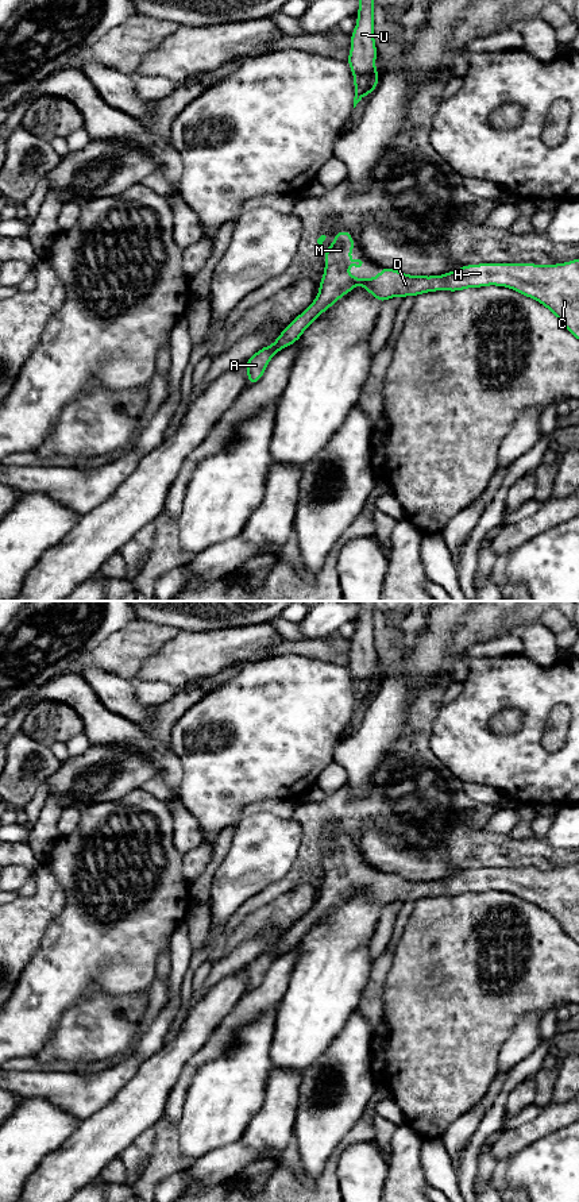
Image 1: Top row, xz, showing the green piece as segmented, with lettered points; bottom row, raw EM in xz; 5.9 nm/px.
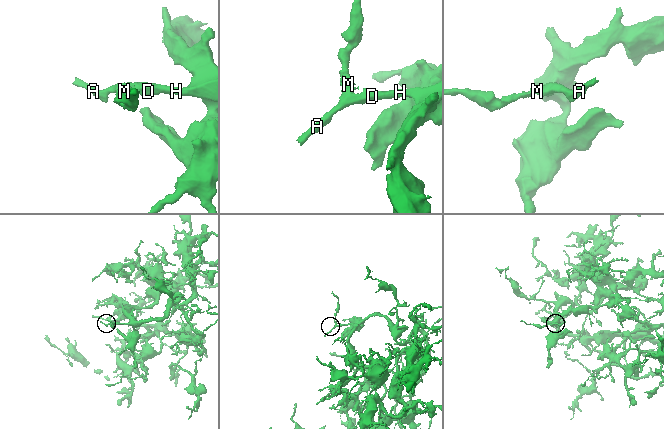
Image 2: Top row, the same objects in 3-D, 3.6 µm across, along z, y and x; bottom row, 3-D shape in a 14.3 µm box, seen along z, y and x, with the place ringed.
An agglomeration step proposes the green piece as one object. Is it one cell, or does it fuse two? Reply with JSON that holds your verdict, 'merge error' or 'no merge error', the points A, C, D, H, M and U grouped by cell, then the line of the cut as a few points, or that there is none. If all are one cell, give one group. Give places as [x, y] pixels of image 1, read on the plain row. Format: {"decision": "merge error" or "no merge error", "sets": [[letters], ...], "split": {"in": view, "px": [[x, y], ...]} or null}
{"decision": "no merge error", "sets": [["A", "C", "D", "H", "M", "U"]], "split": null}

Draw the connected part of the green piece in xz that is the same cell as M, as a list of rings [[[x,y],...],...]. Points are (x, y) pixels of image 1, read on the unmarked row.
[[[337,836],[331,854],[324,858],[325,875],[319,901],[301,917],[271,951],[262,952],[246,967],[248,990],[260,986],[270,964],[282,953],[296,948],[310,928],[331,913],[340,902],[362,890],[379,908],[391,902],[418,901],[426,897],[458,897],[489,890],[506,891],[545,910],[561,929],[579,944],[579,864],[556,870],[479,868],[462,871],[443,881],[408,881],[382,872],[375,883],[347,879],[350,870],[362,871],[360,864],[348,864],[355,850],[348,836]]]

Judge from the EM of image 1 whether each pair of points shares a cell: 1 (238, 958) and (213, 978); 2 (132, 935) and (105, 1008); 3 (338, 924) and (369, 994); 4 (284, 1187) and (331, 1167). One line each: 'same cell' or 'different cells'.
1: same cell
2: different cells
3: different cells
4: same cell

